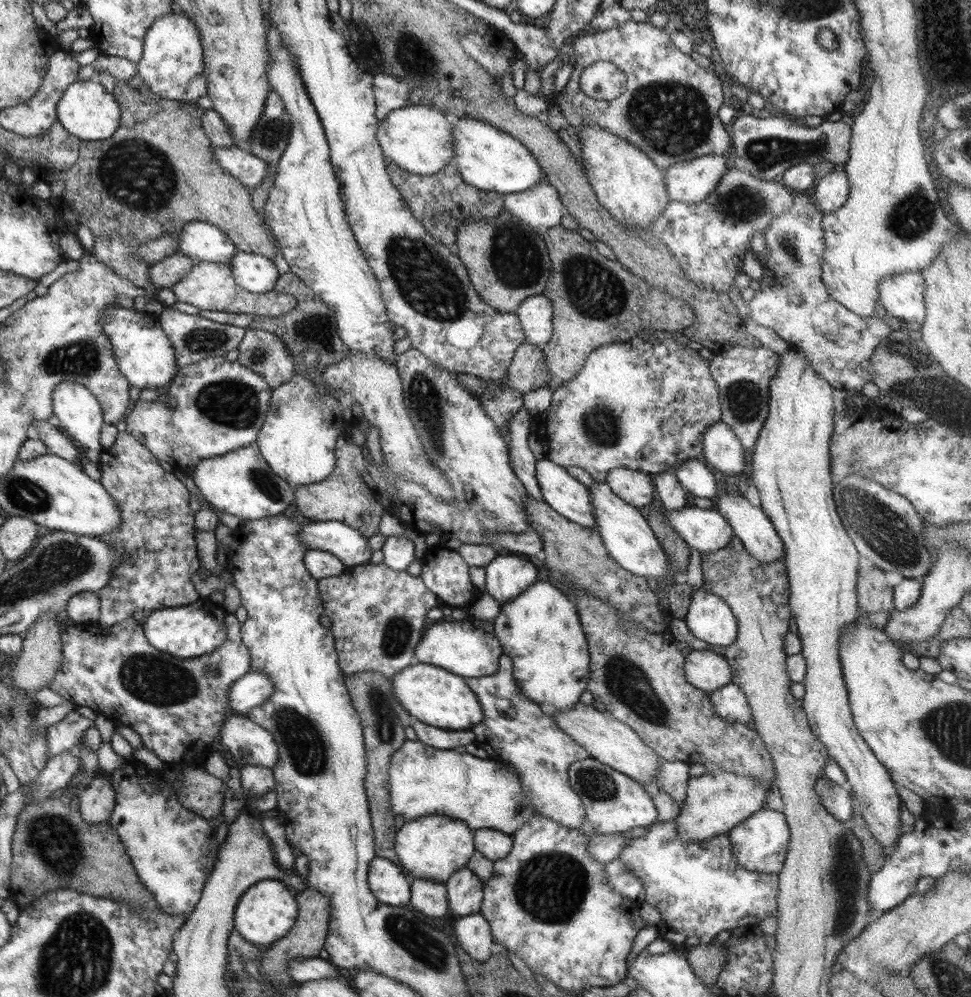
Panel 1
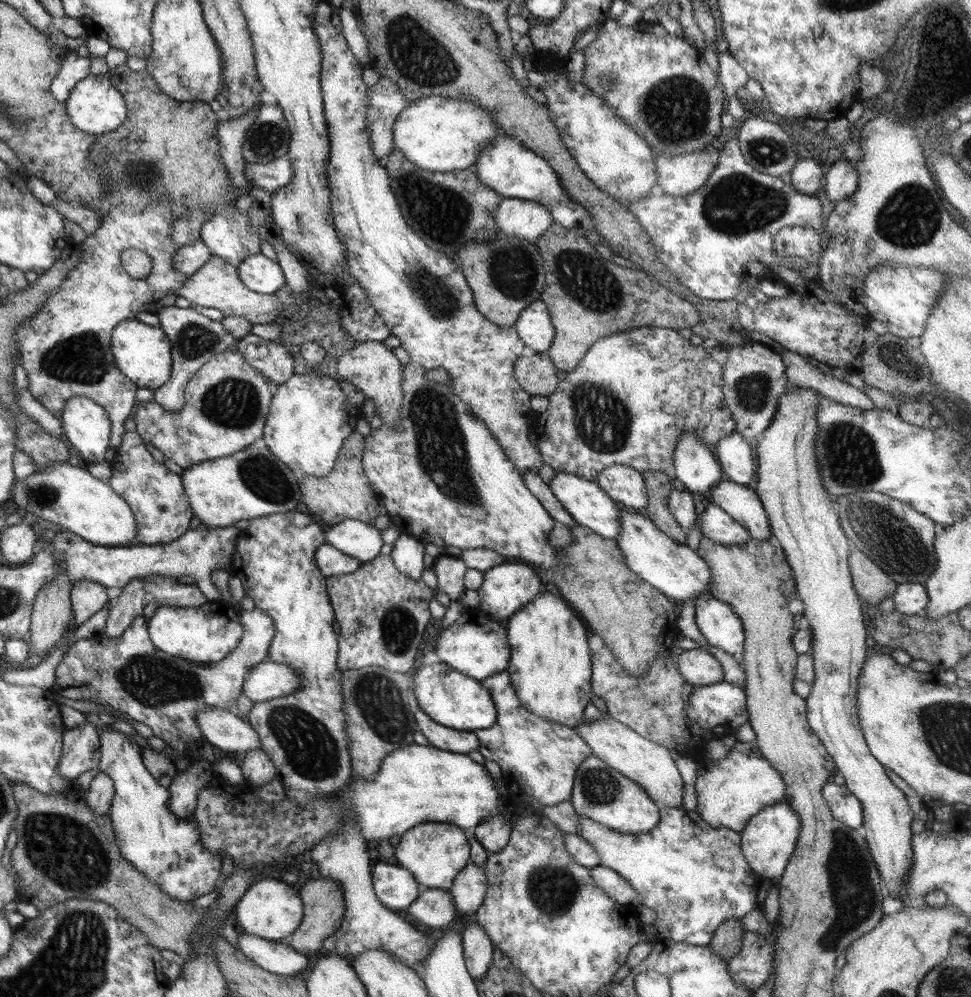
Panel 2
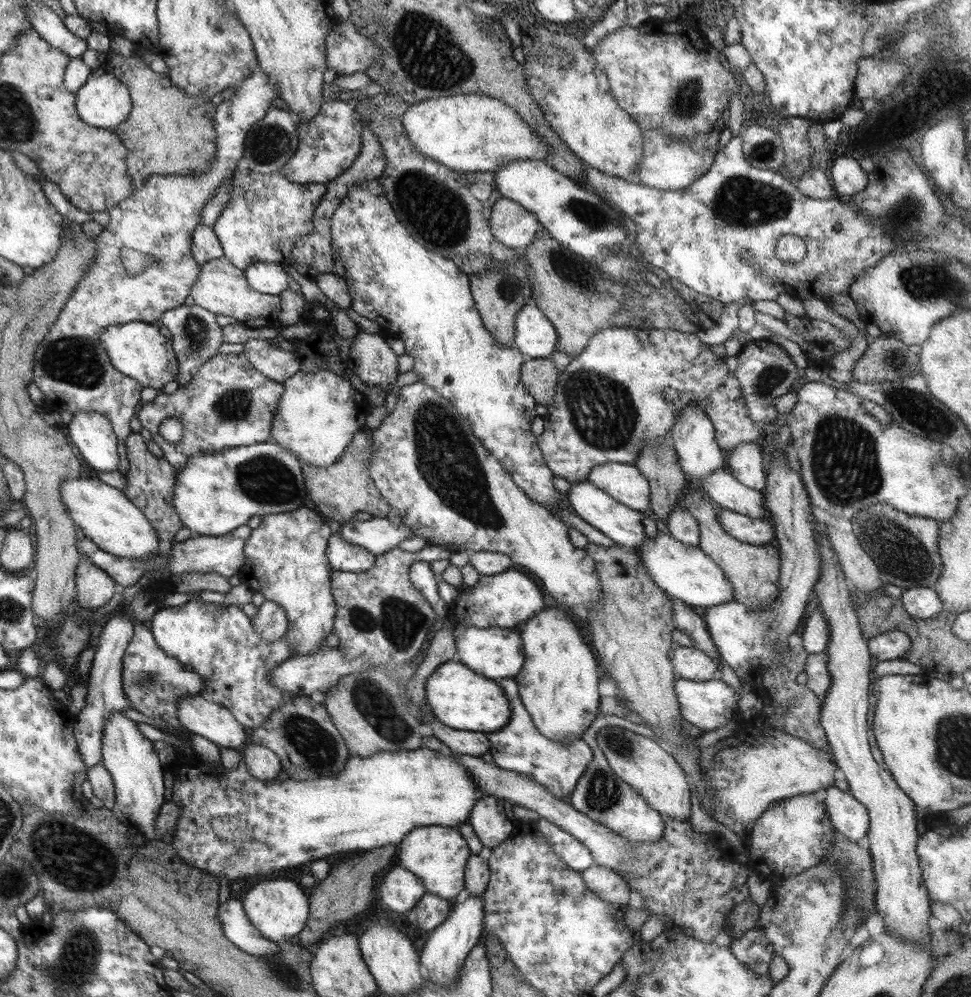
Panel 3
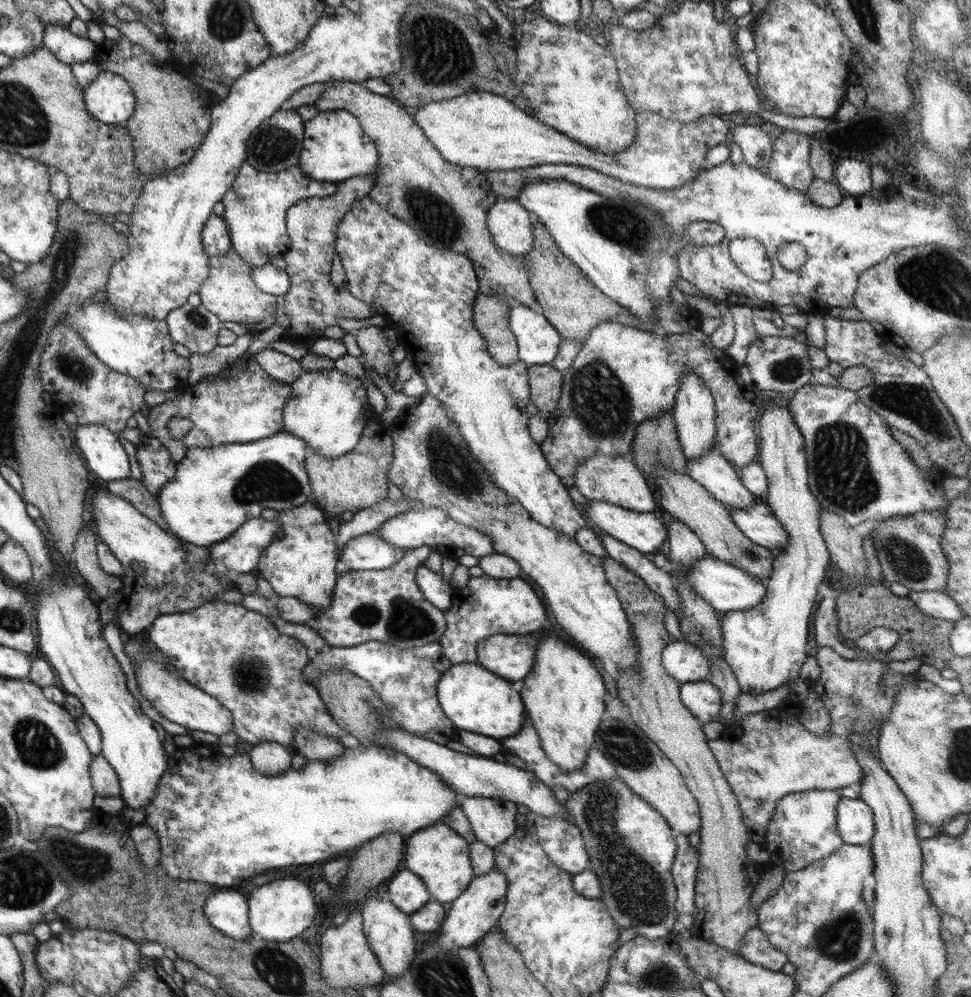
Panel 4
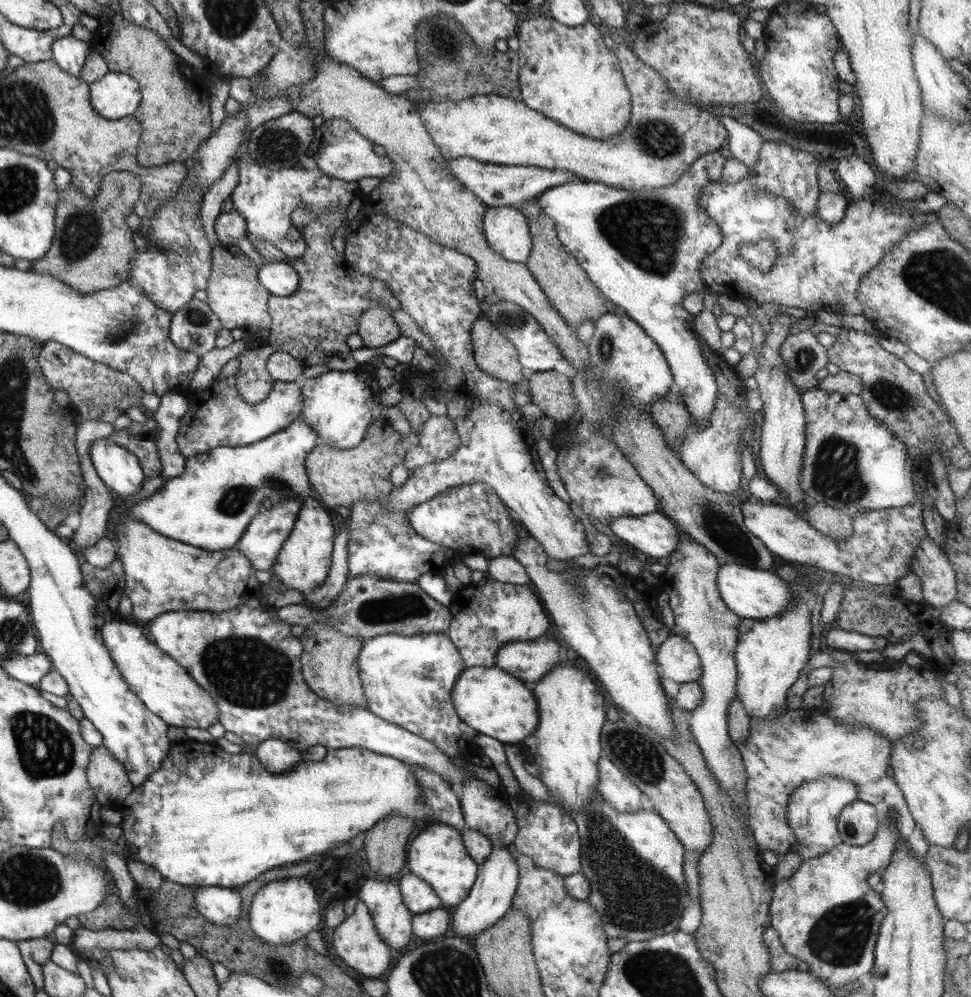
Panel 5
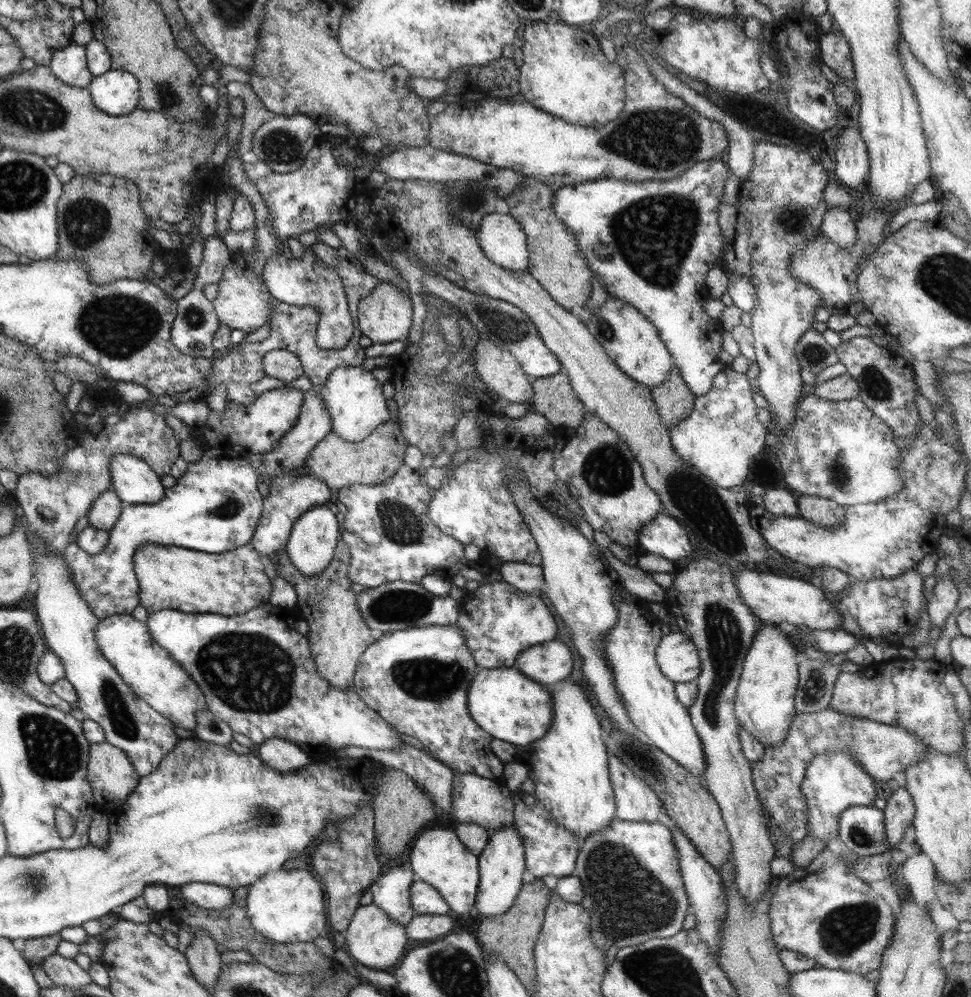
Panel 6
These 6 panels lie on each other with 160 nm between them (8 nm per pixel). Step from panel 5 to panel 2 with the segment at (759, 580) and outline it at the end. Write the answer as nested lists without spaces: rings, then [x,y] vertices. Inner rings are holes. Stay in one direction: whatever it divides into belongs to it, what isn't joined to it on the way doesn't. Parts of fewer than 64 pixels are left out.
[[[620,508],[619,518],[621,531],[615,541],[622,551],[623,561],[636,576],[679,604],[688,599],[696,600],[697,596],[709,592],[709,566],[686,542],[680,544],[666,536],[643,511]]]

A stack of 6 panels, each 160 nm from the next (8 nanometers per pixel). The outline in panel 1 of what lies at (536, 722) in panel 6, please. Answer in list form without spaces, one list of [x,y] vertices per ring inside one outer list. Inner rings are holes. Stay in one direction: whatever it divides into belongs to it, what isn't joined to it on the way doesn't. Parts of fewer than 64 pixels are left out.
[[[416,663],[408,665],[391,677],[393,693],[398,702],[418,722],[424,722],[444,730],[470,730],[481,723],[483,710],[472,689],[463,676],[448,672],[433,664]]]

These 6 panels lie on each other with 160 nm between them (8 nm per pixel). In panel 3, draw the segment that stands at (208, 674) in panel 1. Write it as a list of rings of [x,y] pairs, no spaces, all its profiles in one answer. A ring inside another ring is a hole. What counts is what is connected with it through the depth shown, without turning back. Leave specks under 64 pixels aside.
[[[272,601],[264,602],[251,621],[255,630],[259,631],[266,642],[285,636],[289,625],[286,611]],[[135,623],[135,632],[123,656],[123,688],[131,708],[150,716],[154,720],[165,720],[167,731],[187,737],[191,735],[179,719],[179,699],[186,696],[200,695],[207,686],[206,680],[197,672],[192,672],[175,657],[168,656],[159,647],[151,628],[144,623]]]

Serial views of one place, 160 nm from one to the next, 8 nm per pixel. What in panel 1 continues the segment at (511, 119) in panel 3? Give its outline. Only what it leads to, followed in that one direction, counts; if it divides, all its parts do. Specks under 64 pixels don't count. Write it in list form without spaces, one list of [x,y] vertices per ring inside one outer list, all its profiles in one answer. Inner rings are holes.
[[[412,102],[404,108],[397,108],[395,111],[389,112],[388,116],[385,116],[384,120],[379,122],[375,135],[383,154],[388,156],[392,163],[403,167],[405,171],[411,172],[411,174],[430,176],[436,174],[447,164],[454,162],[454,143],[451,130],[458,121],[458,117],[446,111],[433,108],[428,104],[420,105],[417,102]]]

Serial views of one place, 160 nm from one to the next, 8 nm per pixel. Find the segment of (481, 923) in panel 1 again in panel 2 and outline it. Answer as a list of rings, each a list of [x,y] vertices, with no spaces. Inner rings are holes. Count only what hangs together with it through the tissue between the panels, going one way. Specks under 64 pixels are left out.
[[[477,922],[466,924],[461,930],[465,965],[475,980],[481,979],[492,964],[496,947]]]

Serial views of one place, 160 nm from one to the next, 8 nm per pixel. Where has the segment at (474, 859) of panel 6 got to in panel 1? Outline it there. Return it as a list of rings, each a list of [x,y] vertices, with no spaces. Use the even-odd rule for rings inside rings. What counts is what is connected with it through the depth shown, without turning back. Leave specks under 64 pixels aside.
[[[420,816],[419,819],[406,821],[395,836],[394,850],[400,858],[400,867],[410,878],[428,882],[445,884],[457,871],[466,868],[477,851],[474,831],[464,822],[448,816]]]

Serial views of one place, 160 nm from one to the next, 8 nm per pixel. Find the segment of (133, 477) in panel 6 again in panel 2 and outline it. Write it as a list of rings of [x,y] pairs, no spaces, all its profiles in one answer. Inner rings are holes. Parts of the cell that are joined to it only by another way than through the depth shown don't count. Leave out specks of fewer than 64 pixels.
[[[78,396],[68,400],[61,423],[63,438],[76,448],[77,457],[93,464],[106,461],[112,431],[107,409],[86,396]]]

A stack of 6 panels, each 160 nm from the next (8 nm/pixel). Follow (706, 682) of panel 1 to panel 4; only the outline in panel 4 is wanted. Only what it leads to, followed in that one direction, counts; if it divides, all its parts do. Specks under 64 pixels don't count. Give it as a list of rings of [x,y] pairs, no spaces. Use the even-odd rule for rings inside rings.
[[[674,640],[662,651],[662,666],[681,683],[706,681],[710,677],[710,660],[700,647],[686,640]]]

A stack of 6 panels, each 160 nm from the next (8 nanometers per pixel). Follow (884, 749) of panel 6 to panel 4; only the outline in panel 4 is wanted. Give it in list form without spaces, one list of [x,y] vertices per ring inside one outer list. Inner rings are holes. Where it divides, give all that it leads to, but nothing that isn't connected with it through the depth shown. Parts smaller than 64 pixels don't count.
[[[762,711],[745,714],[740,720],[726,727],[719,739],[707,739],[707,743],[736,795],[742,810],[744,825],[754,838],[761,839],[774,816],[776,804],[787,794],[811,790],[840,790],[844,786],[861,782],[863,772],[860,764],[856,762],[849,740],[848,735],[835,733],[816,736],[814,732],[808,732],[808,729],[795,719],[782,722],[782,719],[774,719],[768,711]]]

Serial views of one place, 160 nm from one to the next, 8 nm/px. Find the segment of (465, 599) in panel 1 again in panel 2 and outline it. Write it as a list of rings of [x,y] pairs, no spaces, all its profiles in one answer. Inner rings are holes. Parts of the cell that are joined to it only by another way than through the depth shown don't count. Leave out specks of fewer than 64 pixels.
[[[448,554],[440,555],[433,564],[437,578],[437,589],[446,592],[450,601],[458,601],[465,591],[464,579],[467,571],[466,563],[460,557]]]

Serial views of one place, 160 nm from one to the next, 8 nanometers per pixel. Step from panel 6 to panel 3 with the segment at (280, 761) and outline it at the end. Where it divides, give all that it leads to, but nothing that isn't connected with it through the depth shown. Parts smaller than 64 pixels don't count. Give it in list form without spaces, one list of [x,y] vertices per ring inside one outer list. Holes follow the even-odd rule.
[[[251,743],[244,750],[244,764],[258,780],[274,780],[283,771],[280,757],[262,744]]]

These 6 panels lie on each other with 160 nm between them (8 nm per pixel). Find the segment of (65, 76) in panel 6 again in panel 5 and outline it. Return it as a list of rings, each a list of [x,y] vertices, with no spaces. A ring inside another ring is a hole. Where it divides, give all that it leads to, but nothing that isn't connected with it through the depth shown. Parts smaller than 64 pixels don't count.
[[[72,35],[56,39],[52,44],[52,59],[66,72],[74,76],[82,76],[84,64],[93,51],[91,45],[83,40],[78,40]]]

